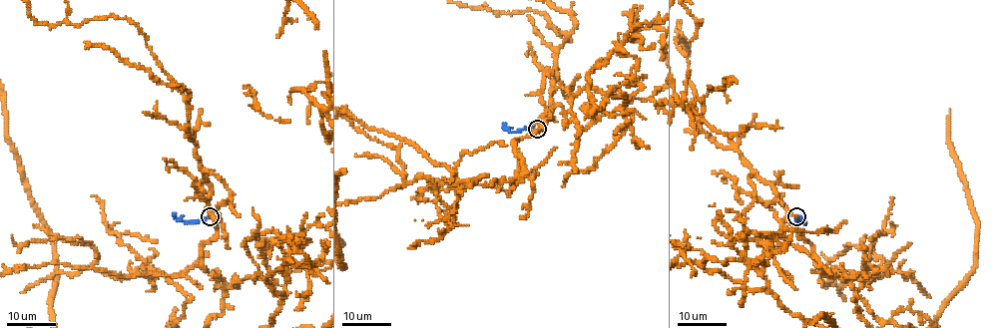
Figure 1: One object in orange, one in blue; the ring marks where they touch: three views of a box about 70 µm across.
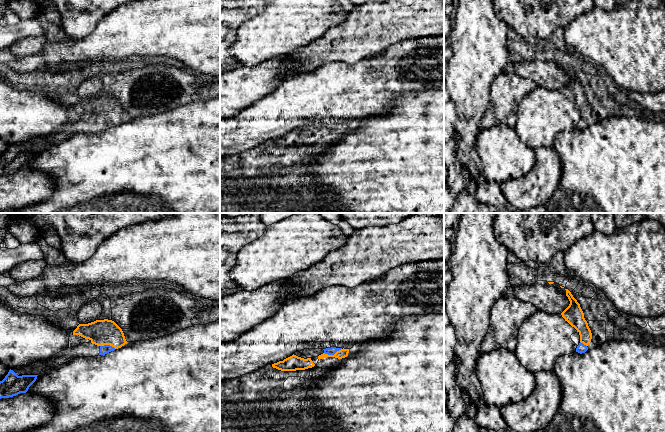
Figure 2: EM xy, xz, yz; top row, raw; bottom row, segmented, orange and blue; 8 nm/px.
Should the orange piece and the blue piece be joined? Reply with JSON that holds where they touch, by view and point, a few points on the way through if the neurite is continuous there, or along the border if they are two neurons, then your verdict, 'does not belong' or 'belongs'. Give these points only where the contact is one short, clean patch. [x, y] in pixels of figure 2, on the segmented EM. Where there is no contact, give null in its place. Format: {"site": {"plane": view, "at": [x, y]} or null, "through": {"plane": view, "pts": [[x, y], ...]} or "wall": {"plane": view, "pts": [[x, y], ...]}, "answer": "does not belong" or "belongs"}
{"site": {"plane": "xz", "at": [332, 355]}, "through": {"plane": "xz", "pts": [[342, 353], [332, 355], [330, 351]]}, "answer": "belongs"}

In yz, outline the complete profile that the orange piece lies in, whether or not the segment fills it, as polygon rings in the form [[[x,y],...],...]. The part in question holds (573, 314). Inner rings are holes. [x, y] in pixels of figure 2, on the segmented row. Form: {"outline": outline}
{"outline": [[[568,289],[566,290],[566,296],[568,297],[570,304],[561,313],[562,317],[567,321],[572,327],[574,327],[580,335],[580,343],[576,348],[576,352],[582,354],[588,350],[588,345],[592,339],[592,333],[588,326],[587,321],[584,318],[584,313],[580,307],[580,304],[573,297]]]}

